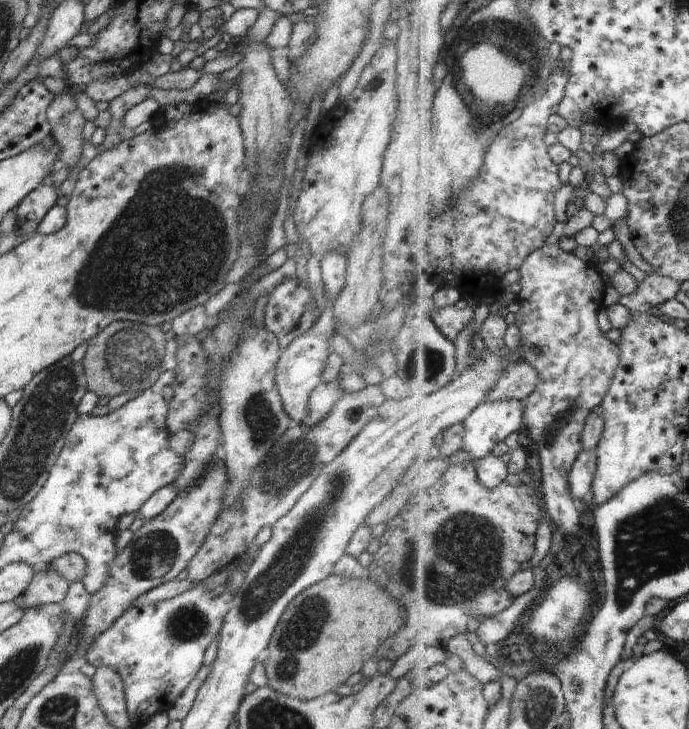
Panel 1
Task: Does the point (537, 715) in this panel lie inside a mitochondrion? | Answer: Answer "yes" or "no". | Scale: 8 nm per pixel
yes

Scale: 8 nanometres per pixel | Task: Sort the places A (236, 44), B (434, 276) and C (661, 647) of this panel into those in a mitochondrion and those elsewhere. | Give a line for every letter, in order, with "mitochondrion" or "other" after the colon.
A: other
B: other
C: other

